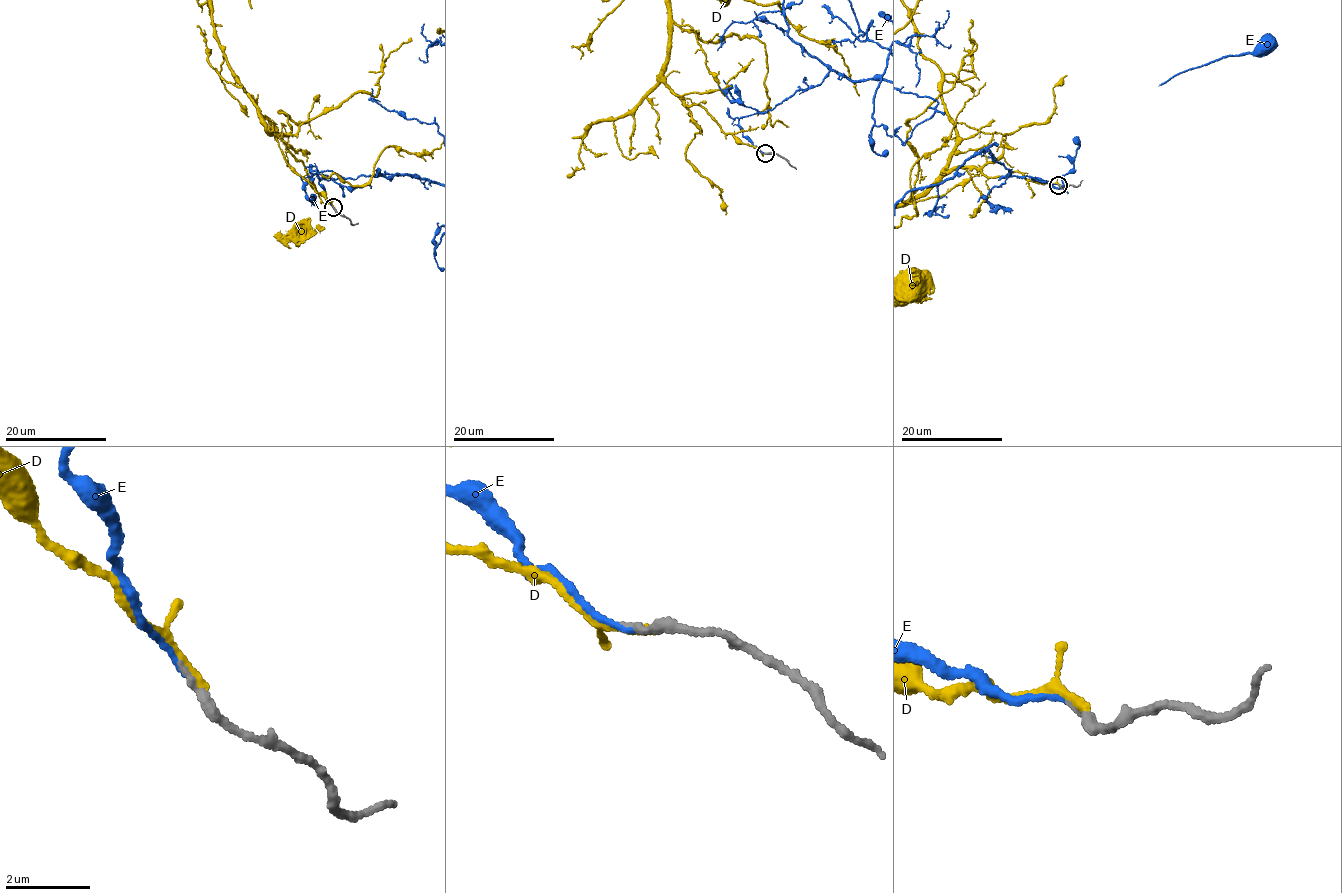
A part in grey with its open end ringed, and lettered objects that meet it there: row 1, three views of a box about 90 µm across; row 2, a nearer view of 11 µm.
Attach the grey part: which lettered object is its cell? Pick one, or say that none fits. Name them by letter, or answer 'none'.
E

